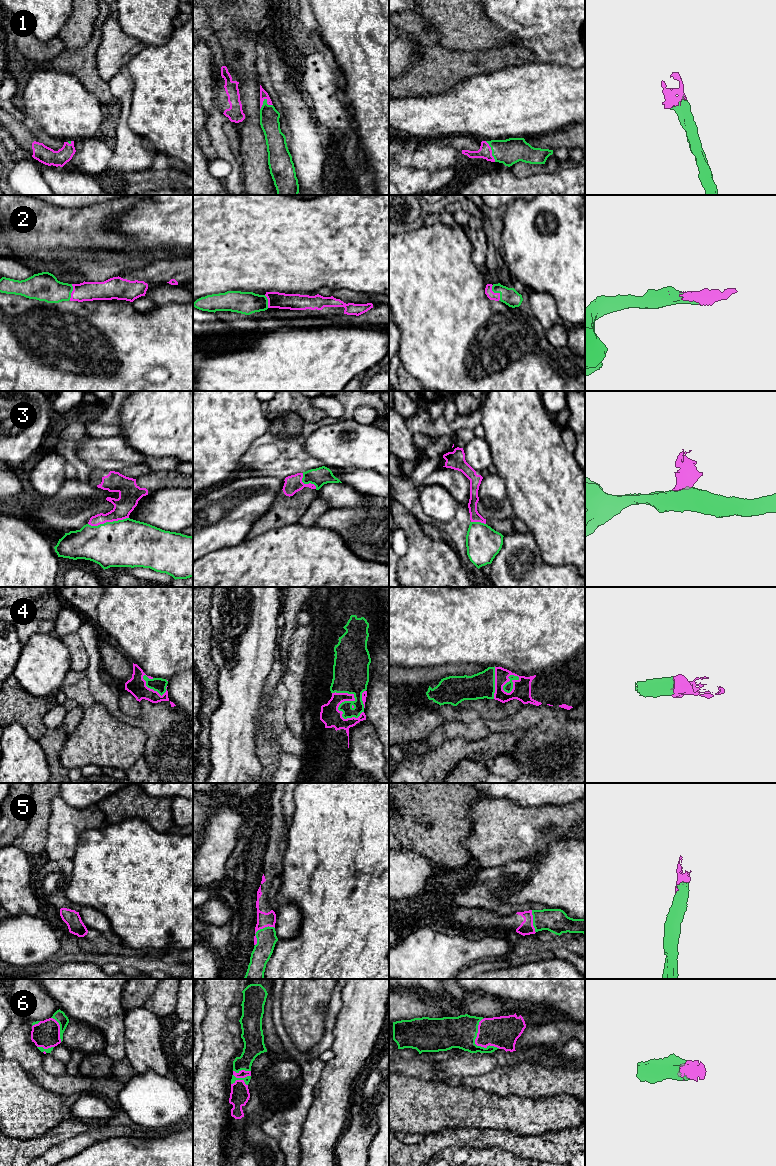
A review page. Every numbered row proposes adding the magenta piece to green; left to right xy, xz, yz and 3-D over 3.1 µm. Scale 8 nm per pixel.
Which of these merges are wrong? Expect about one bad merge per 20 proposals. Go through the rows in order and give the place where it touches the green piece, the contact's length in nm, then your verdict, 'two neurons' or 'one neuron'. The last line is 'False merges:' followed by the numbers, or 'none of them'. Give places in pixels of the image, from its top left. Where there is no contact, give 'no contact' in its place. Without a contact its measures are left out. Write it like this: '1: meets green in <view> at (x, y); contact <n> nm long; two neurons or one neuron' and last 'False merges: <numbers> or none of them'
1: meets green in xz at (264, 100); contact 110 nm long; one neuron
2: meets green in yz at (496, 292); contact 140 nm long; one neuron
3: meets green in xy at (108, 522); contact 340 nm long; two neurons
4: meets green in xz at (342, 702); contact 300 nm long; one neuron
5: meets green in xz at (258, 930); contact 220 nm long; one neuron
6: meets green in yz at (474, 1042); contact 280 nm long; one neuron
False merges: 3

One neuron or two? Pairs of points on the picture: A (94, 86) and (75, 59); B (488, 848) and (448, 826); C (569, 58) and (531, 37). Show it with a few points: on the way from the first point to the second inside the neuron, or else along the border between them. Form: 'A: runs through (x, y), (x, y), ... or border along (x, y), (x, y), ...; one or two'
A: runs through (90, 79), (82, 66); one
B: border along (470, 814), (472, 829), (462, 845), (471, 860); two
C: runs through (560, 49), (548, 37), (540, 37); one

